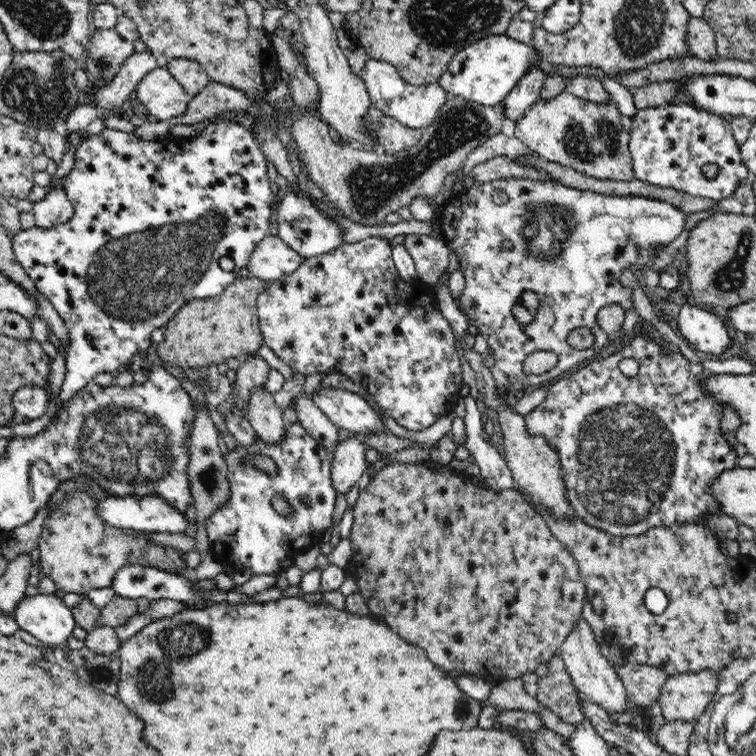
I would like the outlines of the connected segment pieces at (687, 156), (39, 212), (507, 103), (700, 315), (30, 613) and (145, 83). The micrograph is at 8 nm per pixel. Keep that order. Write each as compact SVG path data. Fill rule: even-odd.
M680 100L674 105L638 109L632 121L629 151L636 179L675 188L680 192L687 192L690 196L700 196L700 198L708 198L718 203L730 198L741 180L754 178L749 173L749 168L746 168L742 162L740 146L734 139L731 124L727 118L708 113L690 102ZM706 164L716 164L719 168L718 175L713 178L706 176L704 172Z
M60 187L50 189L45 197L33 204L33 214L36 217L35 226L52 228L52 226L74 220L75 209L64 189Z
M543 66L533 67L518 82L502 103L508 120L518 122L531 106L540 100L541 88L544 86L546 77L547 69L543 69Z
M685 300L681 301L676 324L689 345L704 353L719 356L733 344L726 322L710 310L691 305Z
M55 594L25 595L11 616L20 629L50 647L66 644L77 626L71 610Z
M160 67L142 78L135 92L141 111L158 121L182 117L192 98L167 68Z

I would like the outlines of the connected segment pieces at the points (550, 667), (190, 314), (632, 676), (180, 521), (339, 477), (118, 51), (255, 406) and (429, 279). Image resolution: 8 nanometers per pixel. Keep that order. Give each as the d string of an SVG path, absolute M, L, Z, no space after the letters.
M560 652L547 662L547 673L539 680L537 701L549 708L560 720L568 724L584 723L585 714L581 709L582 699L574 688Z
M255 276L238 277L218 296L188 301L164 326L164 340L156 348L160 360L180 370L200 370L227 358L256 354L264 344L256 302L267 284Z
M631 662L625 665L612 664L625 685L627 698L634 702L635 706L648 708L657 702L669 675L650 665L641 665Z
M136 495L108 496L96 504L100 519L116 528L142 530L145 532L169 532L170 534L185 533L188 528L188 518L182 511L172 507L164 498L156 495L143 497Z
M358 437L342 438L333 450L331 477L337 495L350 492L350 488L366 472L365 452L367 447Z
M116 29L95 30L87 44L86 73L93 85L112 81L124 60L134 54L134 43L126 40Z
M256 388L250 394L246 418L253 426L257 438L264 444L282 442L286 436L286 426L282 417L282 408L276 397L265 388Z
M408 234L403 245L411 254L417 276L424 284L439 284L454 265L454 256L442 238Z

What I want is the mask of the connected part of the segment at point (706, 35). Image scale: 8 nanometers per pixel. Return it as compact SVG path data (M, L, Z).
M690 17L687 24L689 54L704 61L720 59L716 50L715 34L702 18Z

